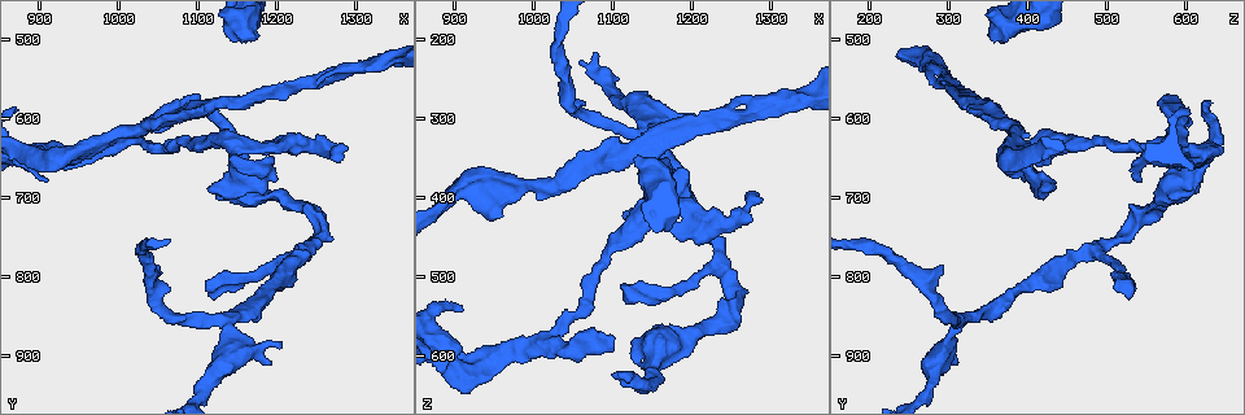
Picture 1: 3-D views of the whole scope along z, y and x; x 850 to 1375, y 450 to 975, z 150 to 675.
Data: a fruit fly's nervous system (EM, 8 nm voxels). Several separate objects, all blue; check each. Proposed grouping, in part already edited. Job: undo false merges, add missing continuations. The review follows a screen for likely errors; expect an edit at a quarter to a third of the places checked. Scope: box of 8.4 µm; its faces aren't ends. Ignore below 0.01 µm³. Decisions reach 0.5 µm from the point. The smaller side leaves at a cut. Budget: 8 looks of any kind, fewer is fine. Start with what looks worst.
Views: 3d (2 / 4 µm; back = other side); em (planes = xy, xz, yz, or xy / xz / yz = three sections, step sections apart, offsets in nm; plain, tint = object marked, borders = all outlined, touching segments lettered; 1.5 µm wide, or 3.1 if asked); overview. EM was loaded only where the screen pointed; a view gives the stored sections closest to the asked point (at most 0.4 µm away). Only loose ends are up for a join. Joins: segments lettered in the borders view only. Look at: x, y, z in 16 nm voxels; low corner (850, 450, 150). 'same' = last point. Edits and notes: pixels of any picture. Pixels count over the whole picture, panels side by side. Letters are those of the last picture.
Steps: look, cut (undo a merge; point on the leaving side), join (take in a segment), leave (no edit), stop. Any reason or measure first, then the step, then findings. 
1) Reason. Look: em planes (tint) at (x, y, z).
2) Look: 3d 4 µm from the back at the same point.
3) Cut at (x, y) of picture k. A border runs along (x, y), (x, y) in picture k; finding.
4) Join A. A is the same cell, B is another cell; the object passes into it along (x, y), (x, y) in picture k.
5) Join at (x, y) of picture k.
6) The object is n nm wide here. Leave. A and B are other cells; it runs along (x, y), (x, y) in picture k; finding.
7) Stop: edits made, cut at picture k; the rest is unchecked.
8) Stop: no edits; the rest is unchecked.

An open end. Look: em planes (borders) at (910, 675, 535).

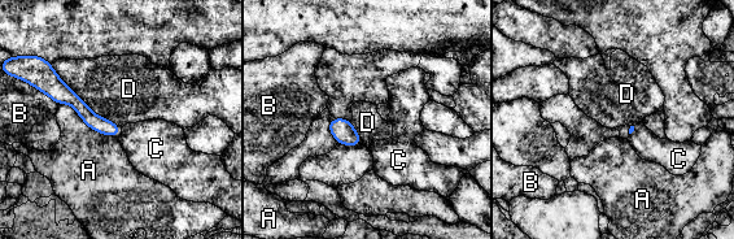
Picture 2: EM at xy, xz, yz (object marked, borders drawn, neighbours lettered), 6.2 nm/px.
Leave. A, B, C and D are other cells; none of them fits.

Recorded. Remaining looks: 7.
Sharp bend. Look: 3d 4 µm from the back at (1155, 890, 295).

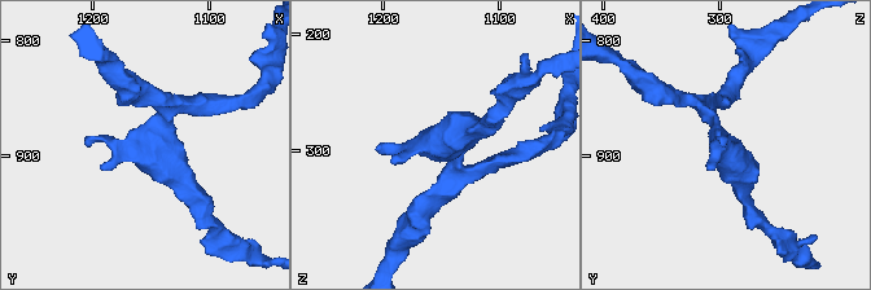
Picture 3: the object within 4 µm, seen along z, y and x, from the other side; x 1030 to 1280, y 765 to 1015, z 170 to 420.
Shape alone is not enough. Look: em planes (borders) at (1154, 894, 296).

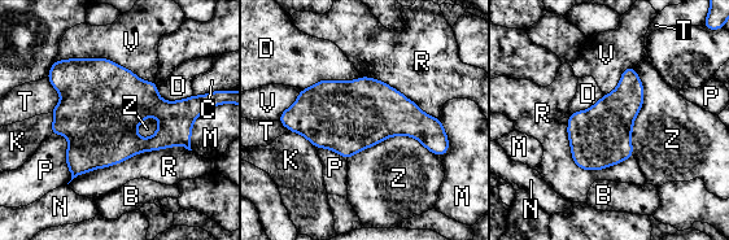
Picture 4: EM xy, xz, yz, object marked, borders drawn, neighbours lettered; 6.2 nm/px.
The longest contact is with R, 800 nm. Leave. B, C, D, K, M, N, P, R, T, V and Z are other cells; a border runs along (440, 155), (389, 135), (348, 158) in picture 4; all the same neuron.

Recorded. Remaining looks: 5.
Thick turns thin. Look: em planes (plain) at (1195, 695, 585).

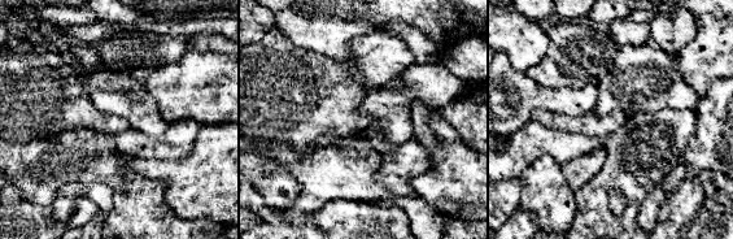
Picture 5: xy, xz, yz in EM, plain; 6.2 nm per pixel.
Look: em planes (borders) at the same point.

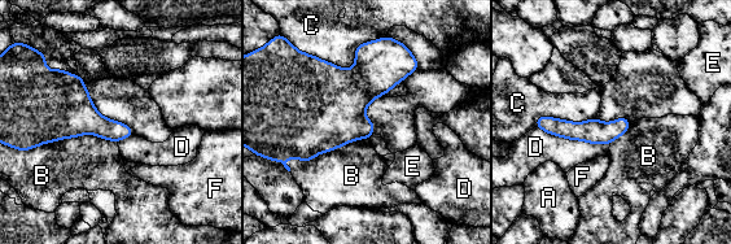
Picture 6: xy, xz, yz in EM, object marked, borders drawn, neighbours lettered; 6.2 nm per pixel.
The object is 130 nm wide here; the longest contact is with C, 600 nm. Leave. A, B, C, D, E and F are other cells; one neuron here.

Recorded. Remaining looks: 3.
Stop: no edits; the rest is unchecked.

